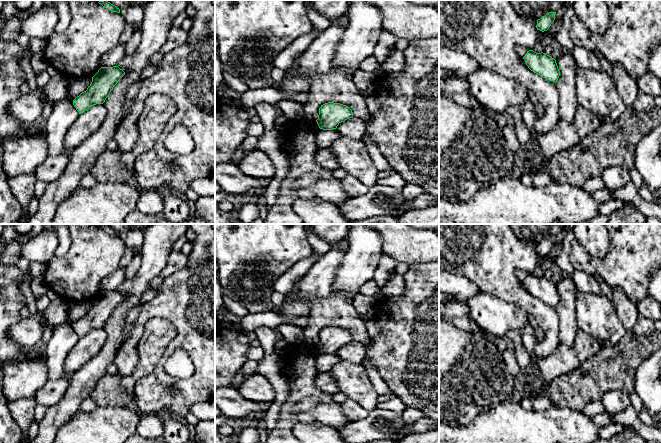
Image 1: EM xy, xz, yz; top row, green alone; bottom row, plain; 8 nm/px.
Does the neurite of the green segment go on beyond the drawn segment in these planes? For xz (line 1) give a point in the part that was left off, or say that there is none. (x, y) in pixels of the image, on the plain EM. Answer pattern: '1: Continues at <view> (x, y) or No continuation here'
1: No continuation here

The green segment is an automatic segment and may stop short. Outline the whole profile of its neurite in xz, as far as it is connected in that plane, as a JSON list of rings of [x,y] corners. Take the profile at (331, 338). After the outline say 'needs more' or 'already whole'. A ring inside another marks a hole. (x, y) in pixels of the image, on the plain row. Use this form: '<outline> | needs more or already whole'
[[[328,326],[319,332],[318,343],[316,344],[320,353],[333,354],[345,344],[352,342],[352,334],[343,328]]] | already whole

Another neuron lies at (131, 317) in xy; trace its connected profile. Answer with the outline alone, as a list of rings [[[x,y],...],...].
[[[141,303],[136,304],[127,312],[126,316],[124,317],[122,326],[125,332],[125,339],[129,337],[130,332],[138,319],[140,307]]]

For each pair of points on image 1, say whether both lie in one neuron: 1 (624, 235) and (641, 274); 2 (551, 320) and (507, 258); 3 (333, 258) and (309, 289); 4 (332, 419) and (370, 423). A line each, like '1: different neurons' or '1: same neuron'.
1: same neuron
2: same neuron
3: same neuron
4: different neurons

